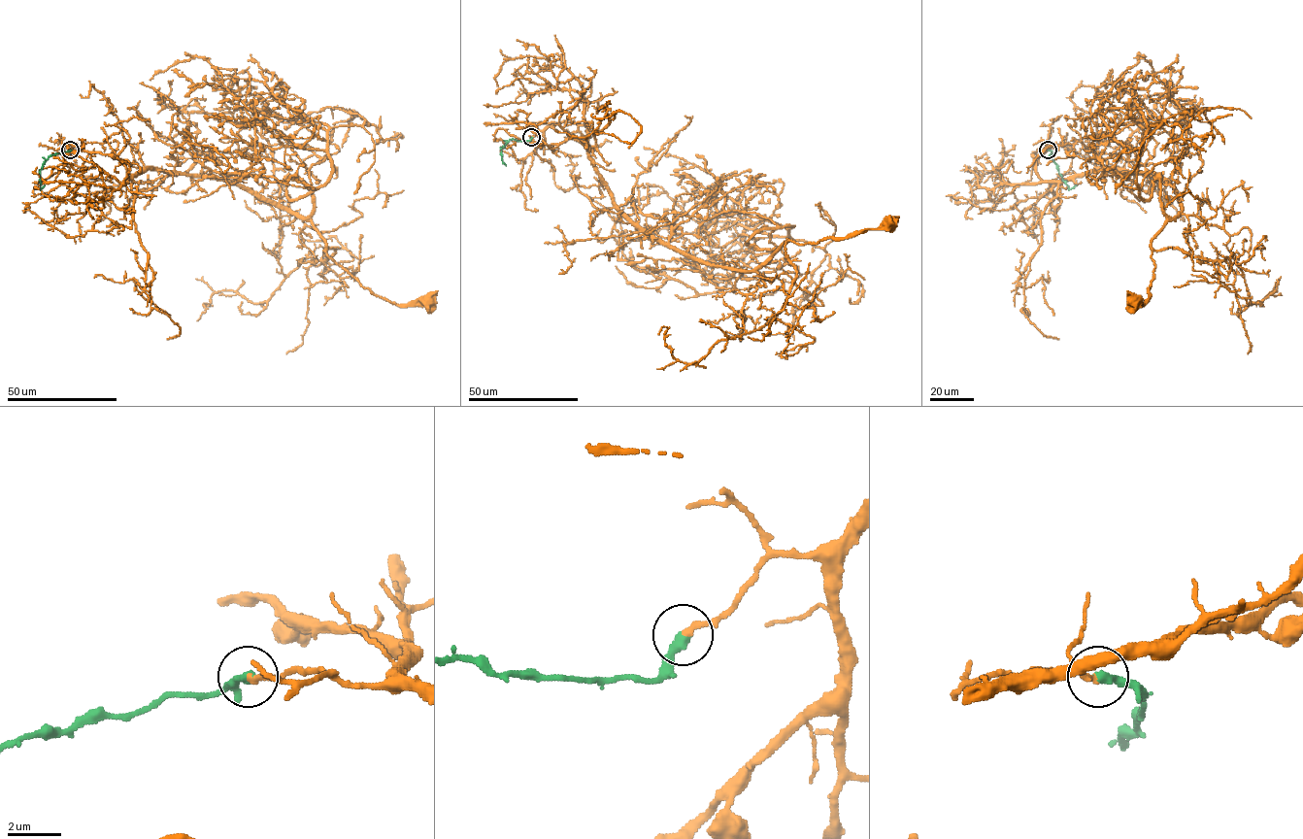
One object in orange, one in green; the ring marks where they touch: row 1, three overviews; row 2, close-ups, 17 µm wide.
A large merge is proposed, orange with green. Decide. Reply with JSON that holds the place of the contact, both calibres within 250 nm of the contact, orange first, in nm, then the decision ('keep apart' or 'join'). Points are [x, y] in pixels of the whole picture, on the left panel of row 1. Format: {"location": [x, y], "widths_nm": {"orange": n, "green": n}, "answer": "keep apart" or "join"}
{"location": [70, 150], "widths_nm": {"orange": 220, "green": 400}, "answer": "join"}

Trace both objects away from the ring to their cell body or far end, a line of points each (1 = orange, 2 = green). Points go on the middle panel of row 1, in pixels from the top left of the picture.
1: (531, 137), (587, 125), (613, 202), (707, 263), (755, 270), (787, 240), (892, 223)
2: (531, 137), (528, 141), (509, 139), (501, 148), (501, 157), (506, 165)

